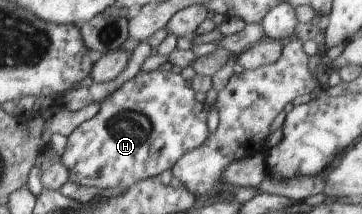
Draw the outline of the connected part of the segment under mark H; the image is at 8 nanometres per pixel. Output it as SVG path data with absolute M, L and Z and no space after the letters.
M159 69L152 72L140 71L136 76L127 80L111 95L108 95L102 100L100 110L96 116L93 116L89 121L84 121L78 128L74 129L74 132L71 132L67 136L67 144L64 153L60 157L60 162L68 169L69 180L76 182L76 184L108 190L108 188L118 188L118 186L130 187L134 183L144 179L158 178L164 170L172 170L174 164L176 164L184 154L198 148L198 146L209 137L208 126L206 125L208 113L205 111L205 106L194 98L195 93L192 87L186 86L186 82L181 74L177 74L171 70Z

